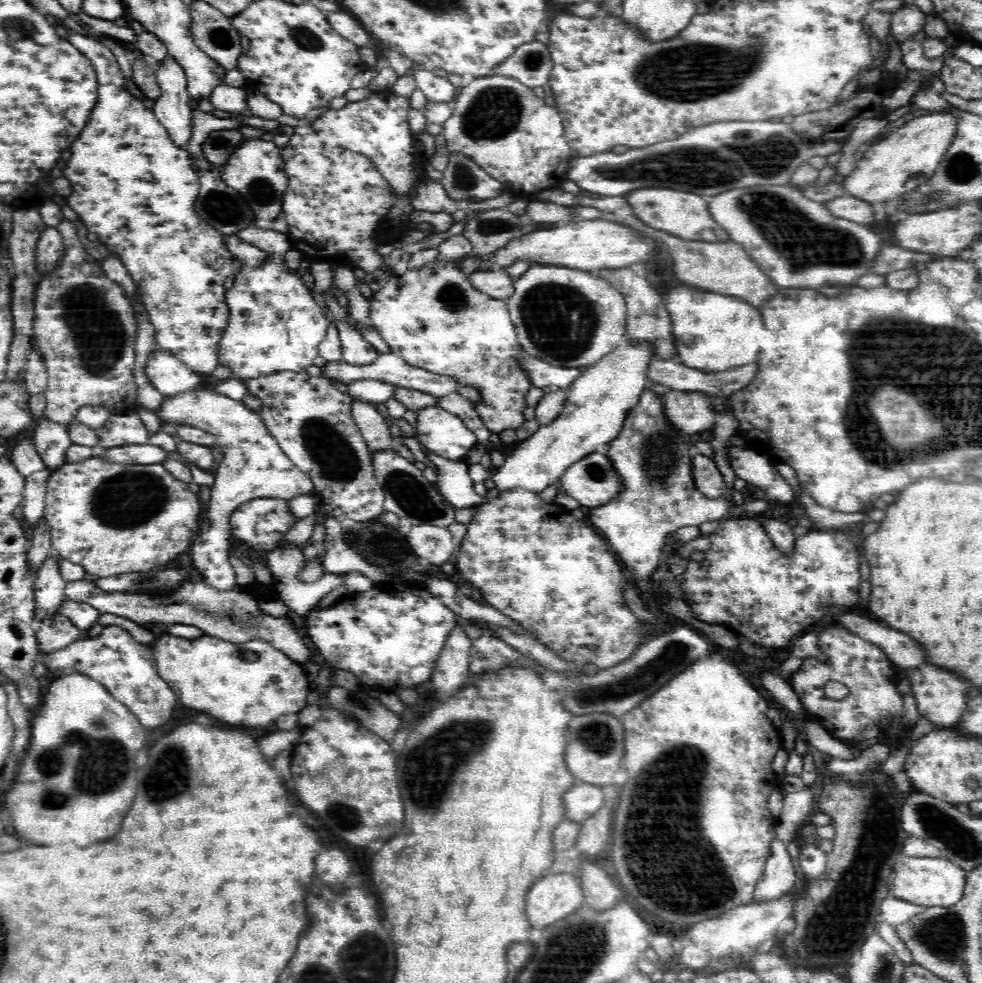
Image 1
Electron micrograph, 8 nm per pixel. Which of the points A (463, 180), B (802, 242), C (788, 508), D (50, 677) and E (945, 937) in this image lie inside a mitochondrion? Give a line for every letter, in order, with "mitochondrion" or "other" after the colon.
A: mitochondrion
B: mitochondrion
C: other
D: other
E: mitochondrion

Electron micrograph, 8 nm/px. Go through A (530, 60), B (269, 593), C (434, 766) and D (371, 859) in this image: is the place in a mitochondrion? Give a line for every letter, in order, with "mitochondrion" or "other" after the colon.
A: mitochondrion
B: other
C: mitochondrion
D: other

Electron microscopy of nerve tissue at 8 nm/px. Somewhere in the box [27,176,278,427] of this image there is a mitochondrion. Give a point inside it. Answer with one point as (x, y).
(98, 332)

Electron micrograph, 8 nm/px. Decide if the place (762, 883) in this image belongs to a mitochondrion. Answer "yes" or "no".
no

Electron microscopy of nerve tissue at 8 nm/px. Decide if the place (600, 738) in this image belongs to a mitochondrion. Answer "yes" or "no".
yes

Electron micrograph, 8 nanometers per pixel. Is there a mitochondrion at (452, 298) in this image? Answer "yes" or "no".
yes

